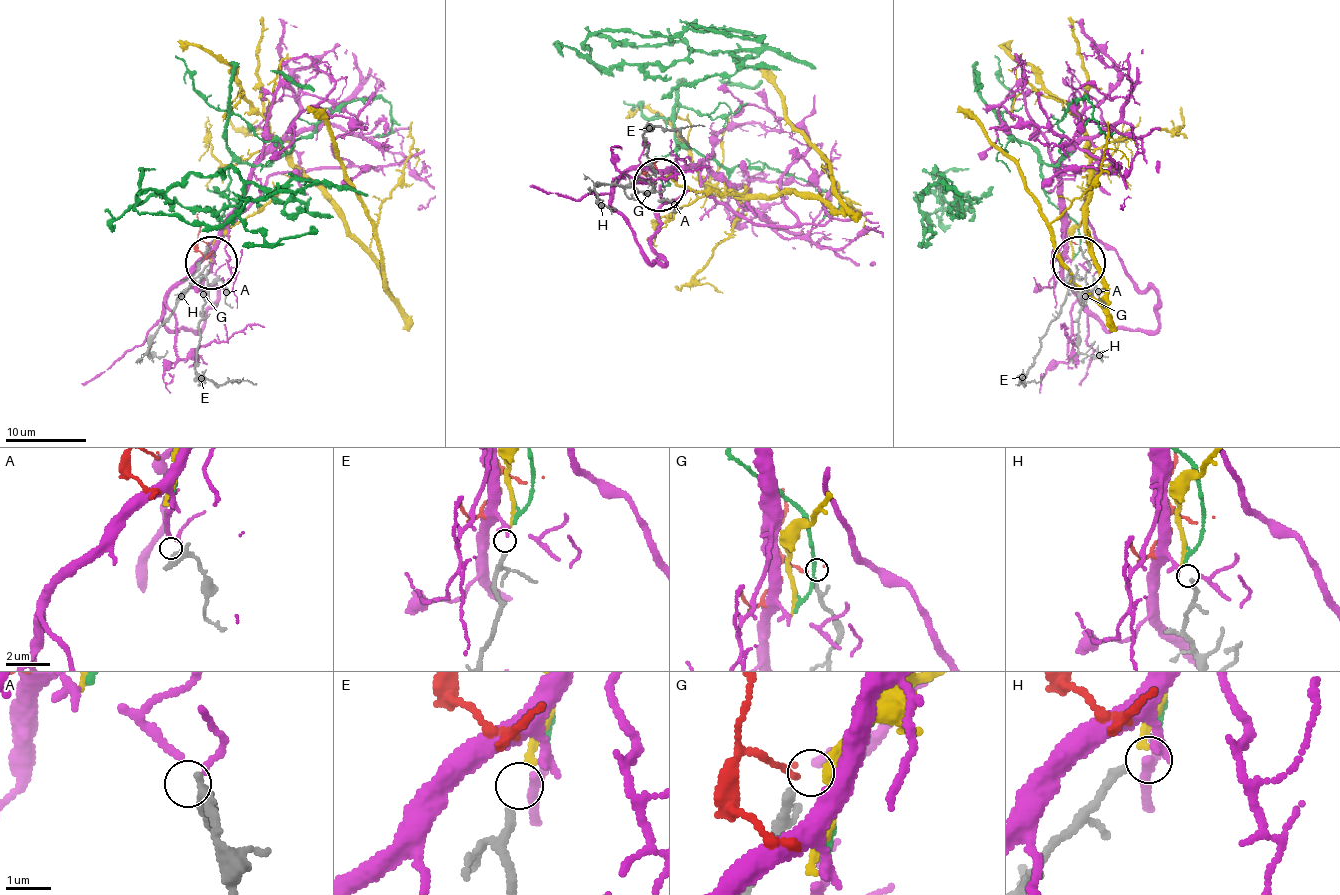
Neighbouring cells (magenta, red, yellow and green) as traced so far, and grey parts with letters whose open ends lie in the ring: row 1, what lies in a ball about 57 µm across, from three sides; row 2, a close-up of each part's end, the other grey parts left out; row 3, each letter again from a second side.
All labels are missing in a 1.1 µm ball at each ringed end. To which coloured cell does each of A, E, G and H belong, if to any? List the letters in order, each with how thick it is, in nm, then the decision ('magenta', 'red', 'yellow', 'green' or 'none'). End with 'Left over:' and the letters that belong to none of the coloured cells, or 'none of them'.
A: 420 nm thick; magenta
E: 140 nm thick; yellow
G: 150 nm thick; none
H: 190 nm thick; none
Left over: G, H

